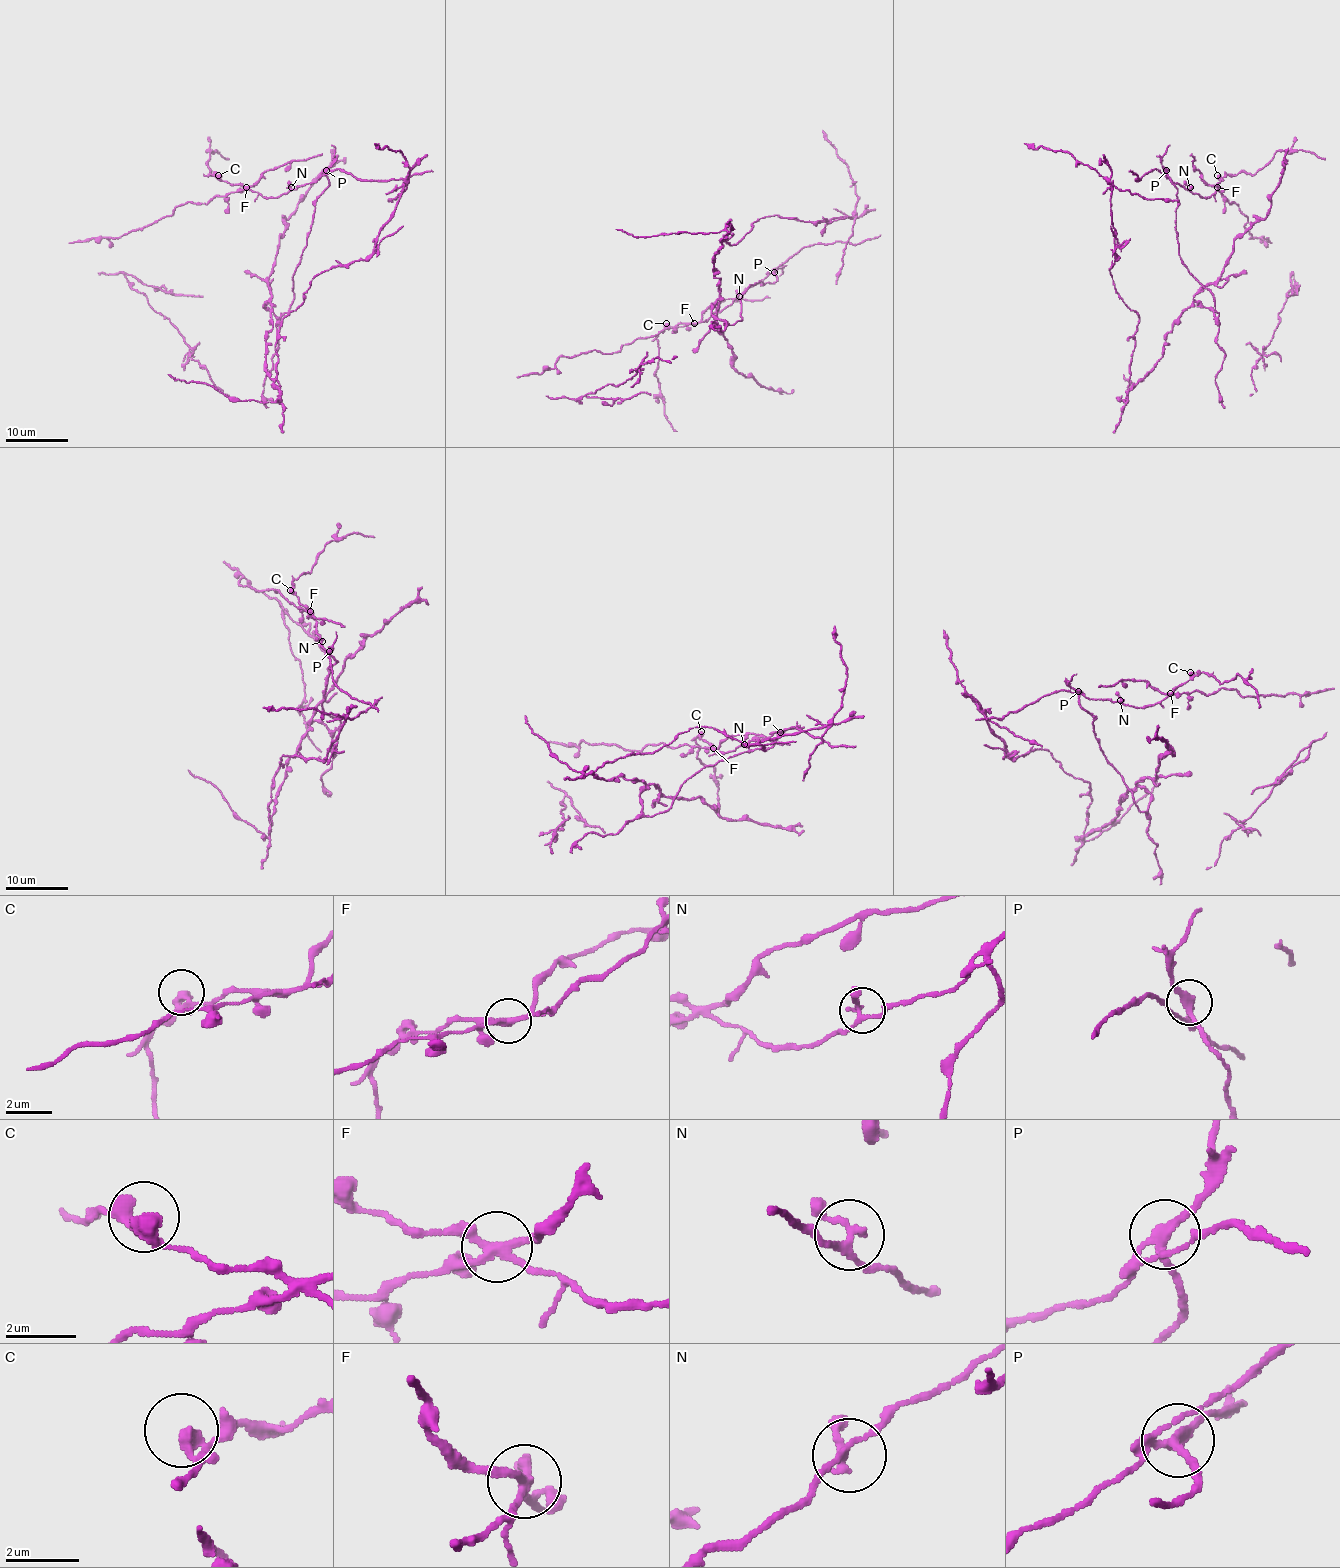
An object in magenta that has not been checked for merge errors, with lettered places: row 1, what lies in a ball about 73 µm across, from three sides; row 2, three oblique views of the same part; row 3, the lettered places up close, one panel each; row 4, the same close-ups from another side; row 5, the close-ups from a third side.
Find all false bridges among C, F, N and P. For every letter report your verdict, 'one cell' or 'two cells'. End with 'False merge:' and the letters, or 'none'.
C: one cell
F: two cells
N: one cell
P: two cells
False merge: F, P

